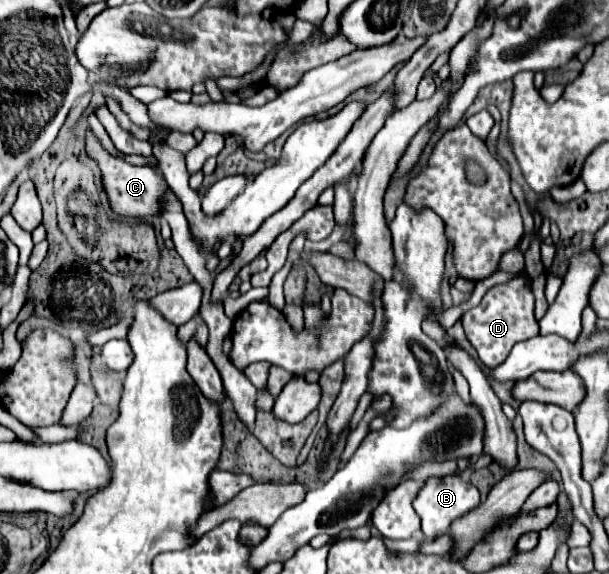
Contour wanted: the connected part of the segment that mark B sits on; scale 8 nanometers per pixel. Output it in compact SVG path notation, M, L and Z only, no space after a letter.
M449 474L443 478L427 478L423 488L417 492L413 500L413 508L421 518L421 530L425 540L435 540L441 534L447 534L451 522L467 514L475 506L479 506L479 490L471 482L465 482L459 474Z

